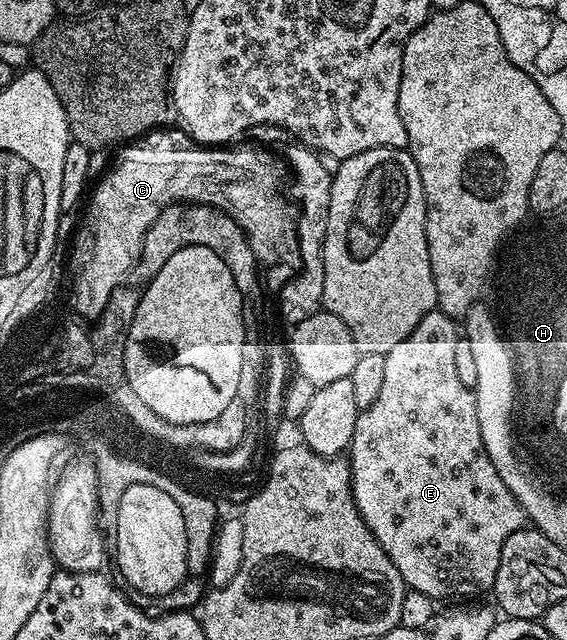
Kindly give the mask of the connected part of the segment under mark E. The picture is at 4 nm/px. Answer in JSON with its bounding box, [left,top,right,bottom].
[350,311,526,603]

